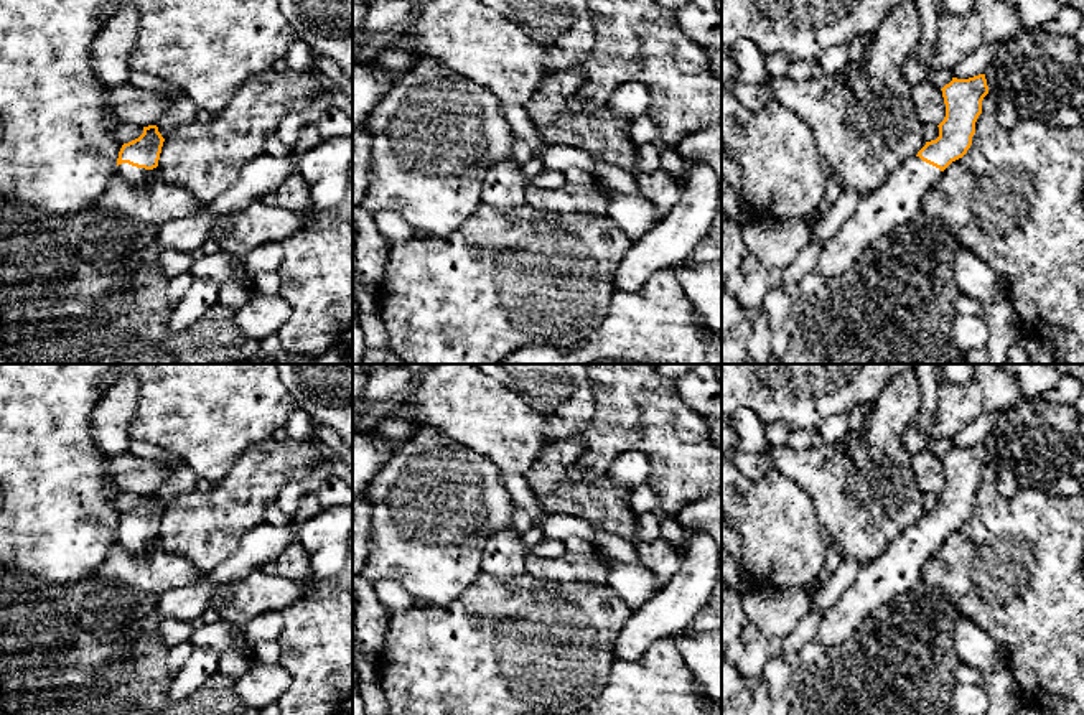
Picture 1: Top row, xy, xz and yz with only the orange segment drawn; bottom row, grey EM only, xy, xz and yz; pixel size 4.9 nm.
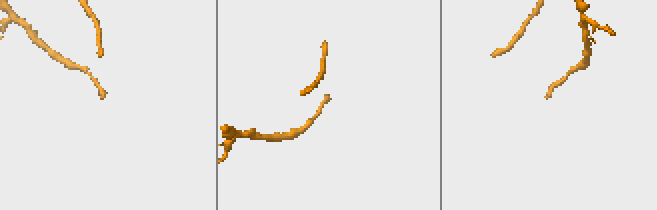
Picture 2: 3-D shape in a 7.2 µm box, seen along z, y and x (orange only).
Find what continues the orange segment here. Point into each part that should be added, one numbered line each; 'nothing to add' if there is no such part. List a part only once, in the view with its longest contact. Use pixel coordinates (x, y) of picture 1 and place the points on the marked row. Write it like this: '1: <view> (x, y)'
1: xy (134, 175)

